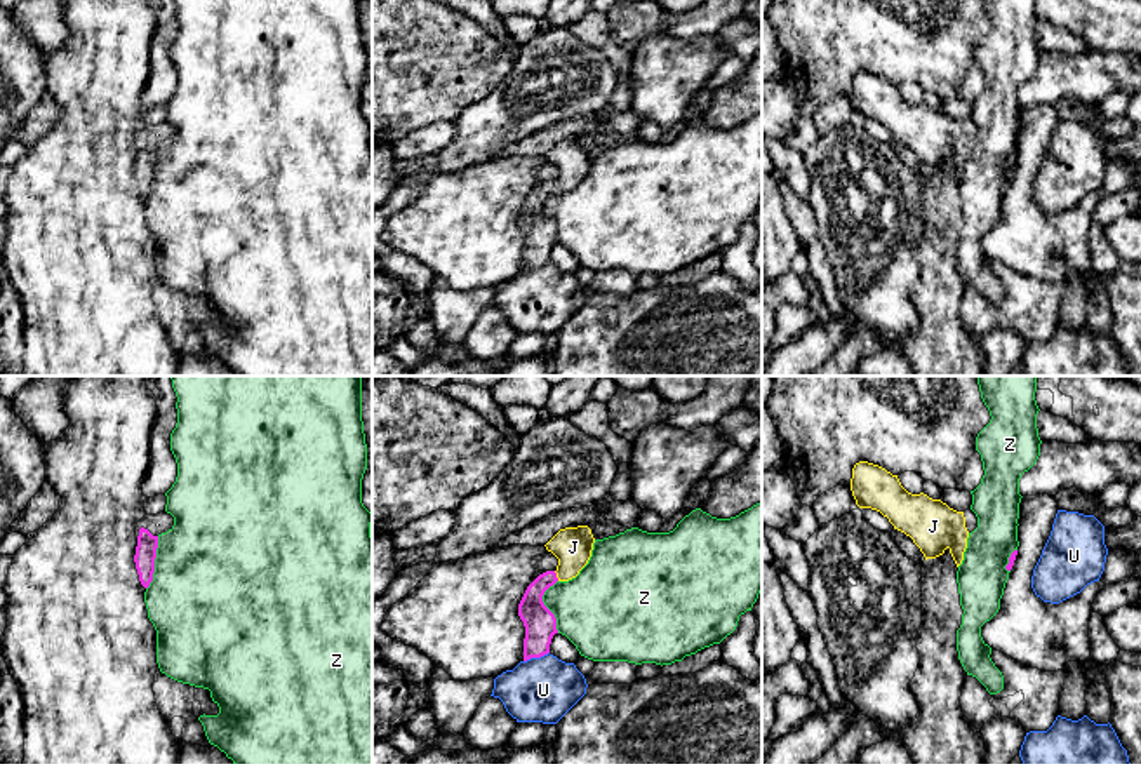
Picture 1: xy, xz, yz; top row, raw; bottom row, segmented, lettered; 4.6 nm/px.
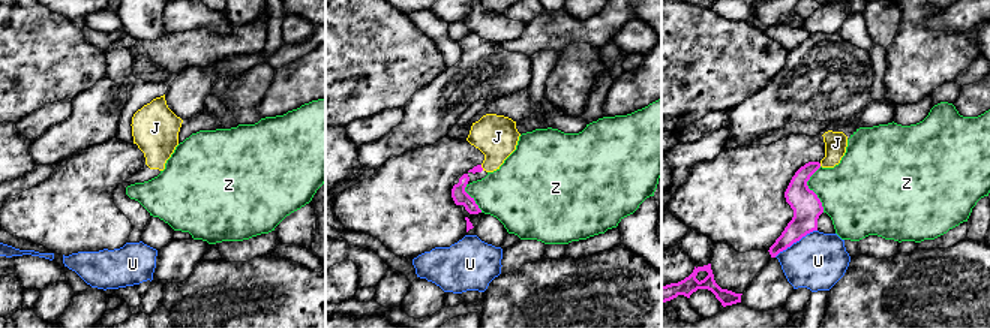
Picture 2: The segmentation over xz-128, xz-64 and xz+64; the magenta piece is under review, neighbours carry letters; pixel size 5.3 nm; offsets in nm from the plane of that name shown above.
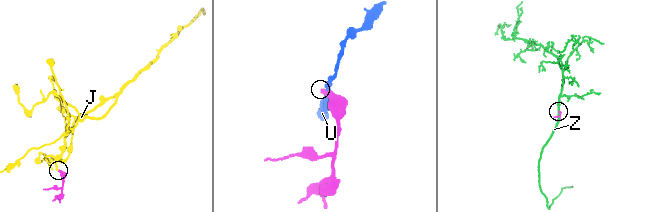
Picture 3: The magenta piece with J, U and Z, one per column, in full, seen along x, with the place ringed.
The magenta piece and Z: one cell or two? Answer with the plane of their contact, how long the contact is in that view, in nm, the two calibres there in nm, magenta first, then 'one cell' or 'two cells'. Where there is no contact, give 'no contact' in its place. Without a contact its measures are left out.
xz | 240 nm | 150/380 nm | two cells

